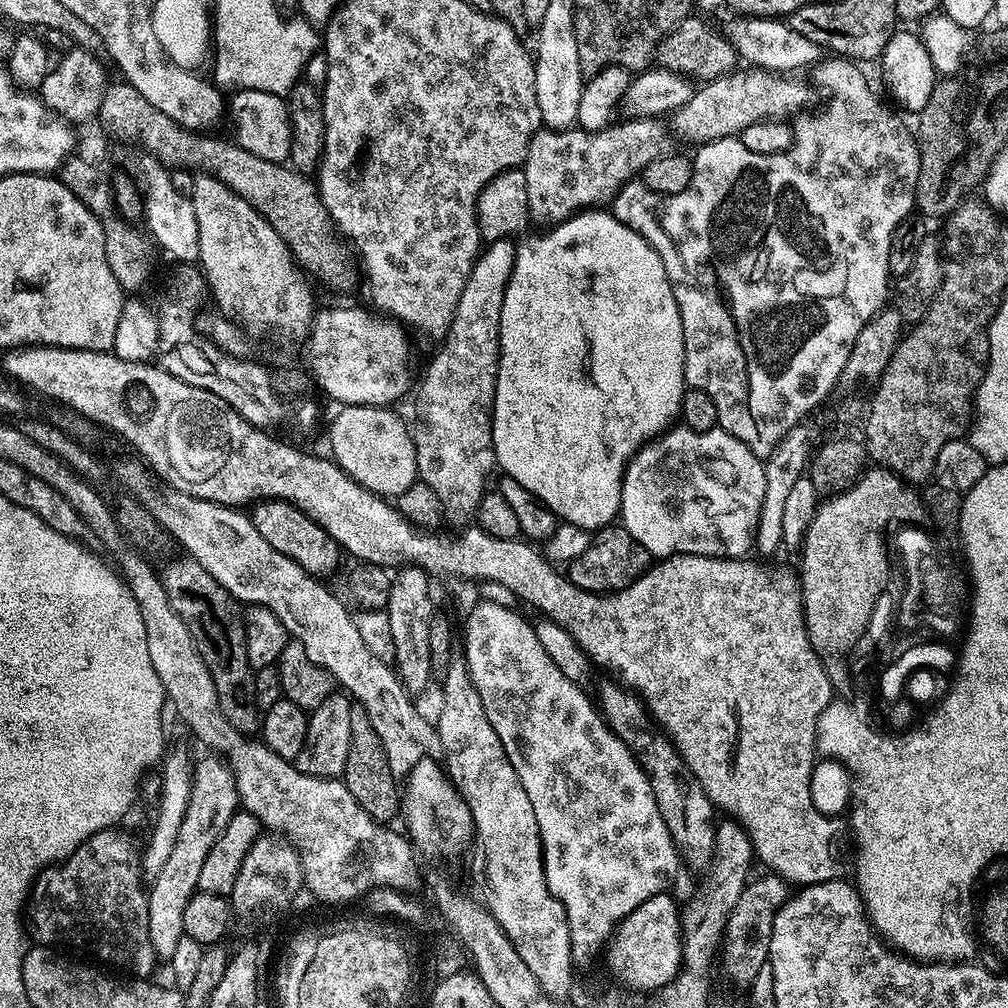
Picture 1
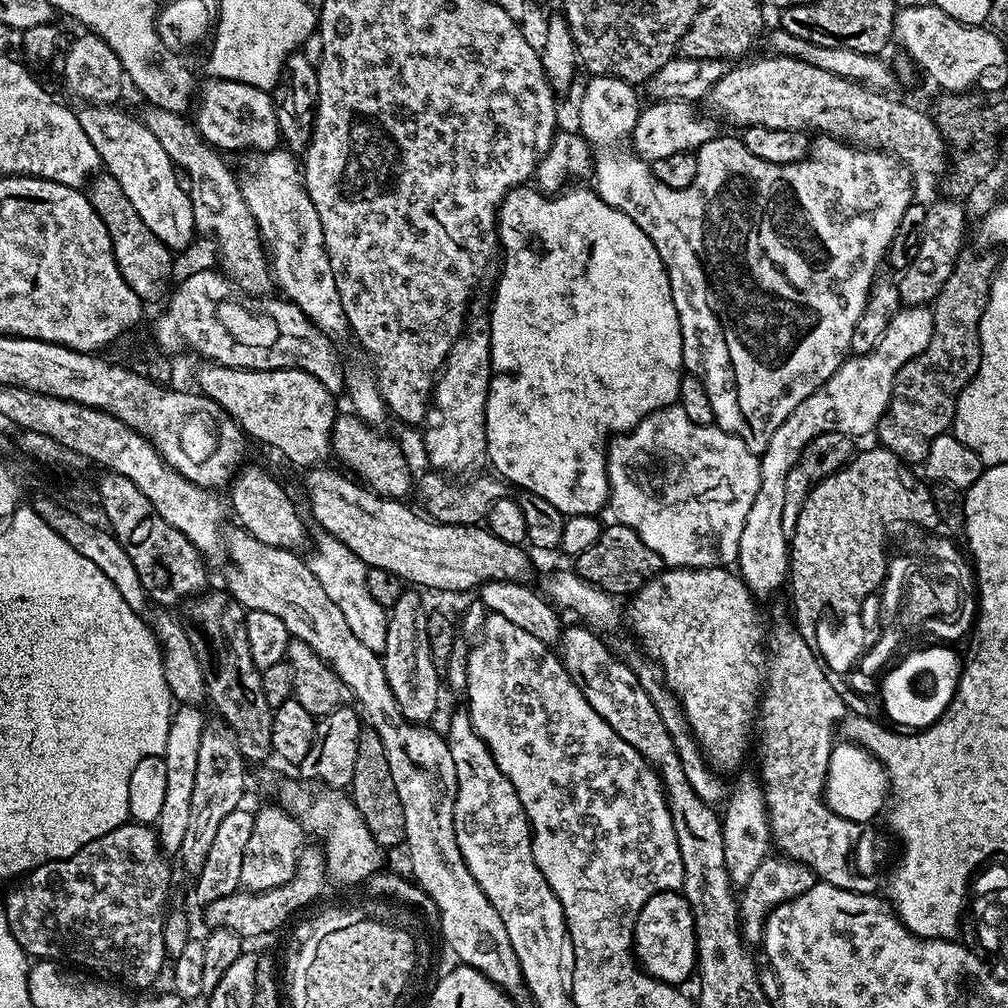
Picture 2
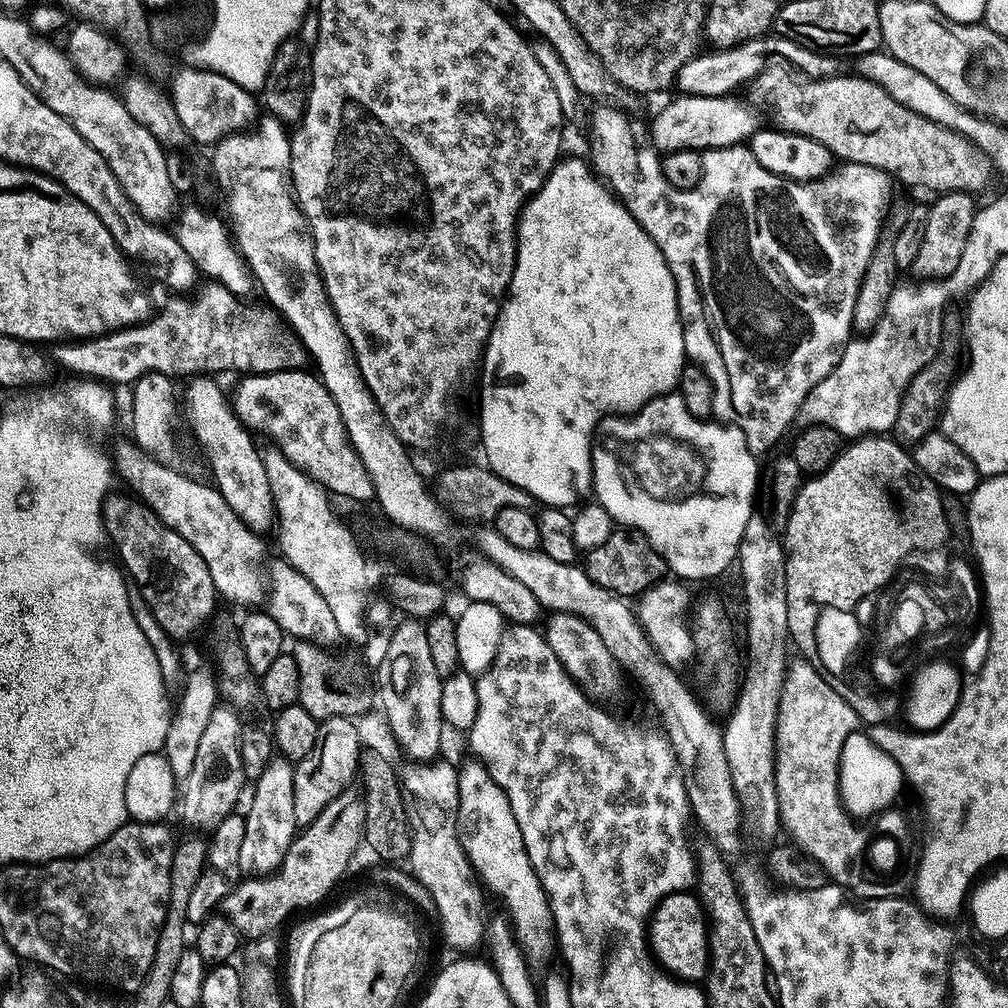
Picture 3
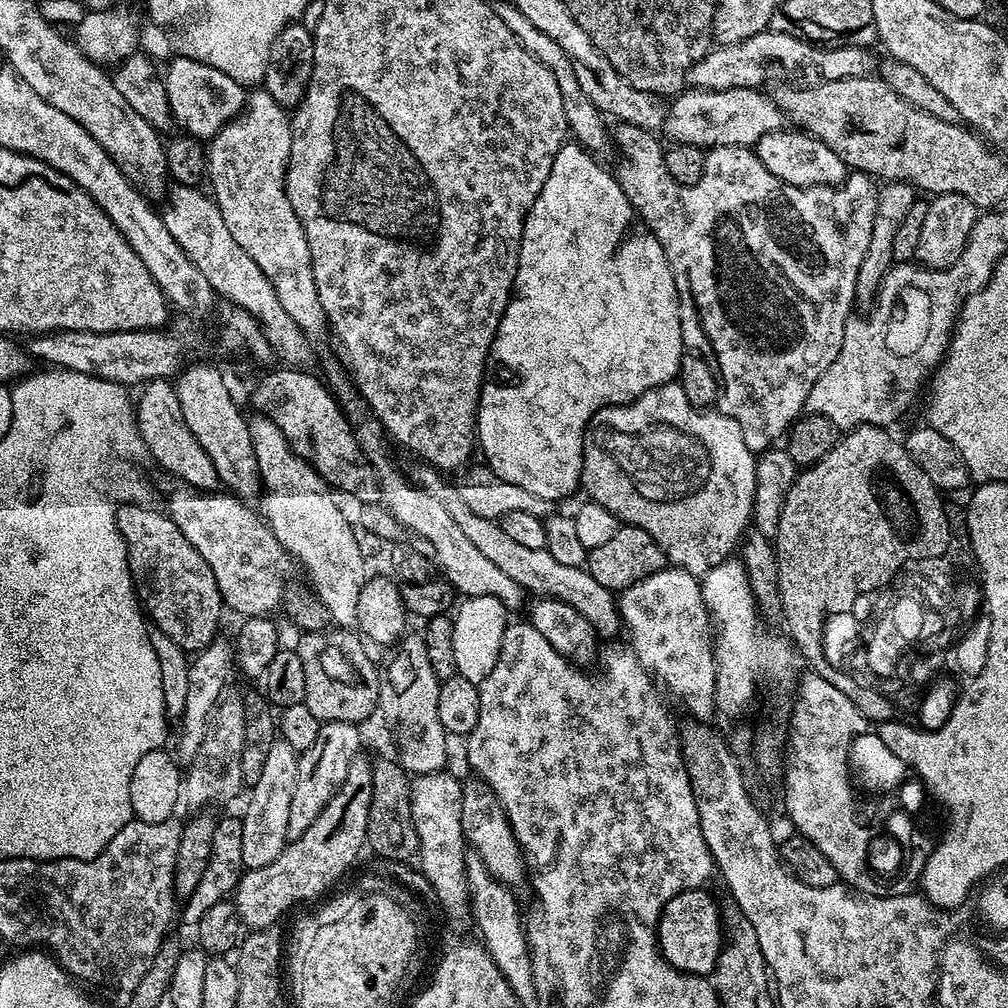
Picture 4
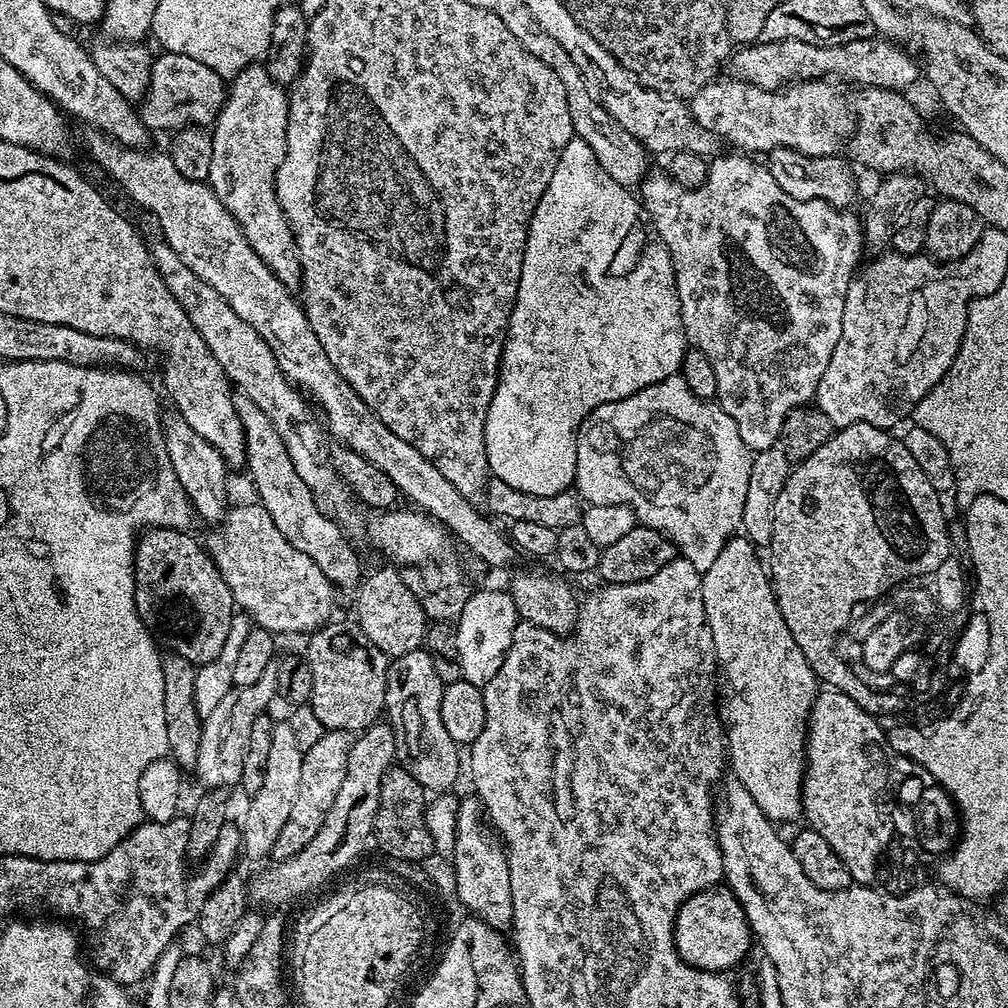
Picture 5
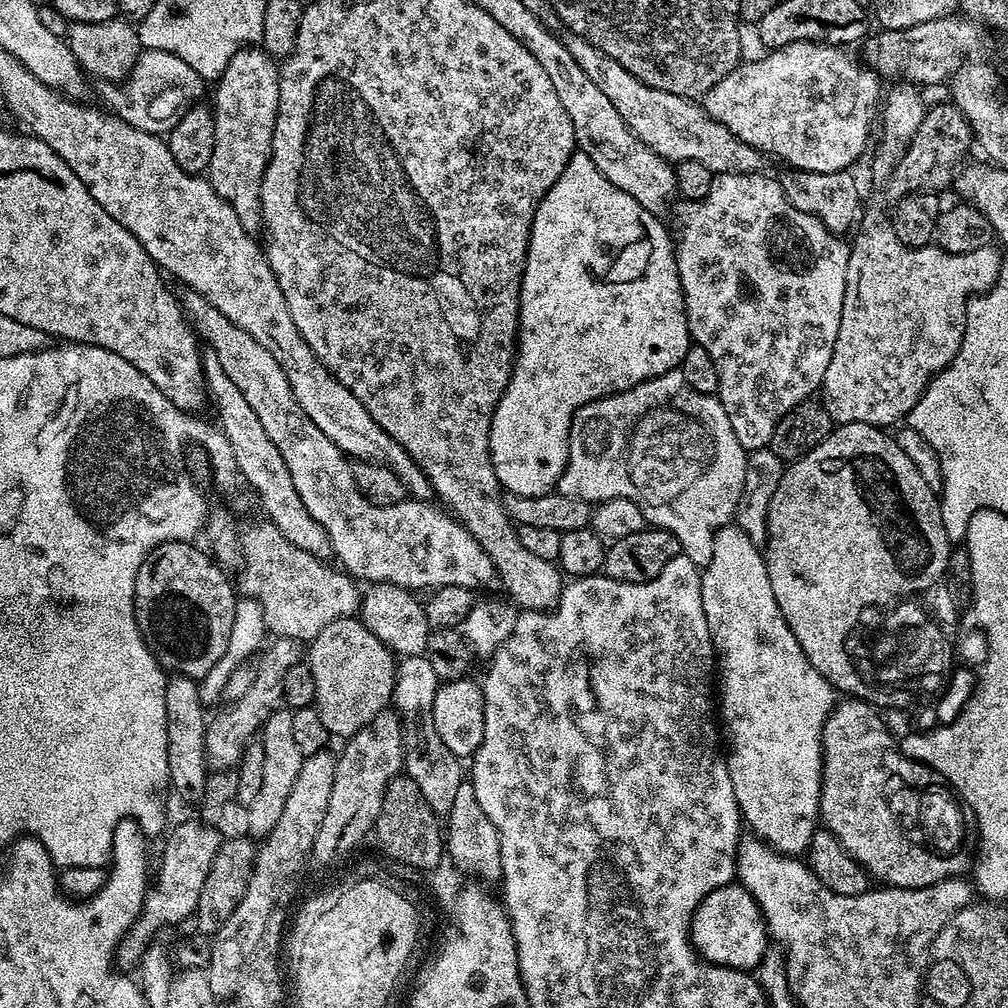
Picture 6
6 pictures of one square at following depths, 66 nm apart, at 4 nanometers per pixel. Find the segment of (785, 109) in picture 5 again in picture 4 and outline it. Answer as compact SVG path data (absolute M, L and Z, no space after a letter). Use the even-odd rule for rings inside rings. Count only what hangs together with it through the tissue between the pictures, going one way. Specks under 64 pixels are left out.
M689 87L671 101L670 111L665 115L663 135L669 136L672 144L693 144L699 148L711 150L722 146L755 146L763 135L778 131L786 117L777 106L775 99L763 96L763 91L754 88L731 88L730 90L705 90Z

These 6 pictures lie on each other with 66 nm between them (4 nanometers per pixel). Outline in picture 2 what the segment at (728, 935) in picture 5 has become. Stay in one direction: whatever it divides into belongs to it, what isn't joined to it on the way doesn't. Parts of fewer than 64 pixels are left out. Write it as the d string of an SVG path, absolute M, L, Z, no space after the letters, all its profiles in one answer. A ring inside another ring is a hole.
M676 890L654 894L638 914L632 947L639 967L663 984L680 986L683 980L693 979L697 971L696 923L684 895Z

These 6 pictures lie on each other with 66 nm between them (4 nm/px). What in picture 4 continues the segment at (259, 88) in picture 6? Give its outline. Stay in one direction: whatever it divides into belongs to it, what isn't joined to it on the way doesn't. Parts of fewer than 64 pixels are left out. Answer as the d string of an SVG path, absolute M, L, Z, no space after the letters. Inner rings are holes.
M265 90L249 91L243 112L217 136L211 137L206 148L206 176L208 180L212 179L211 195L230 234L234 234L234 242L254 258L258 270L262 270L274 288L278 302L282 302L282 310L298 322L308 337L317 338L326 332L324 311L314 286L312 259L304 227L294 214L284 189L291 141L289 113Z

